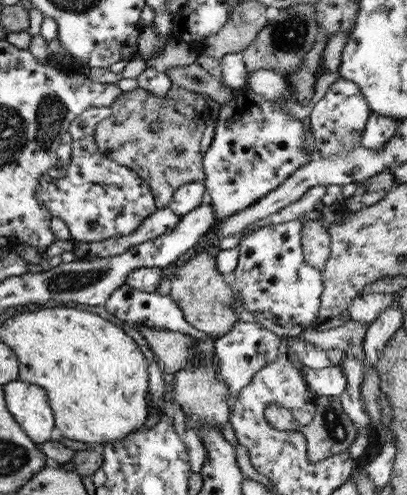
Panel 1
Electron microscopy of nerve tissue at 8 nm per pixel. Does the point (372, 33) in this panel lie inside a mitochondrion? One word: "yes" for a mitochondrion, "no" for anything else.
no

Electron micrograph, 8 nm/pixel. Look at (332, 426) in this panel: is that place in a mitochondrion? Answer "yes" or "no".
yes

